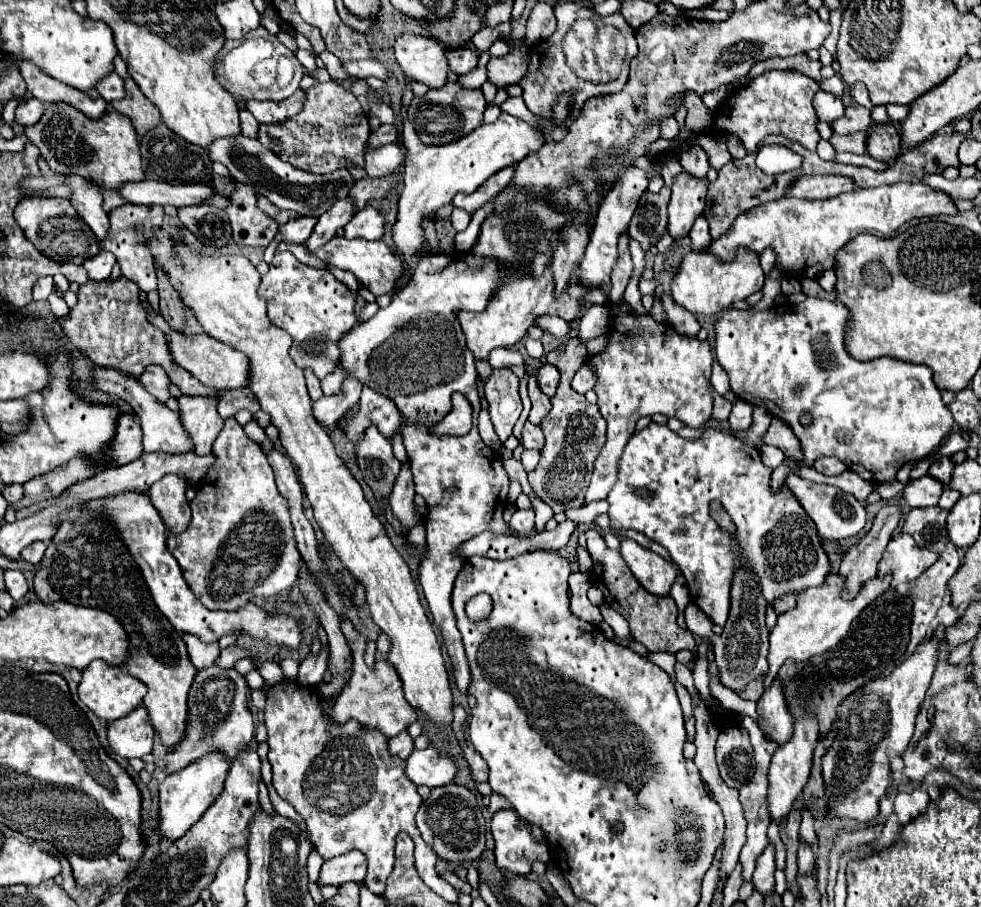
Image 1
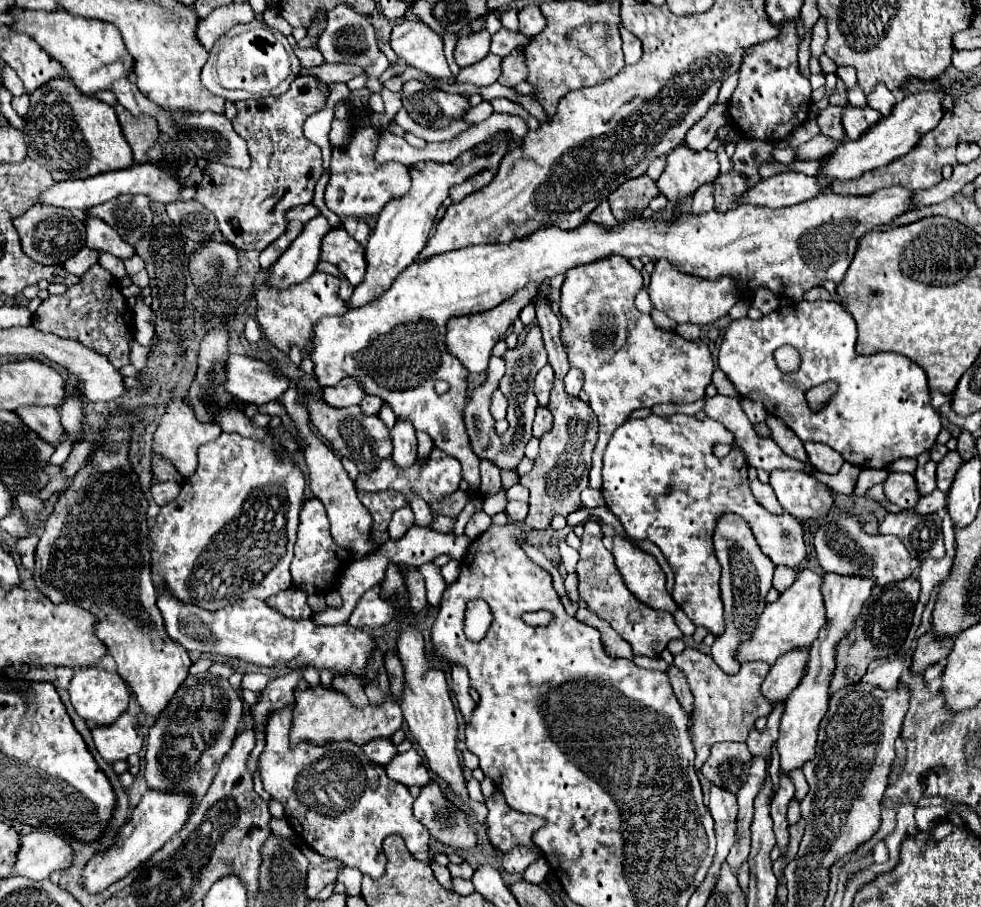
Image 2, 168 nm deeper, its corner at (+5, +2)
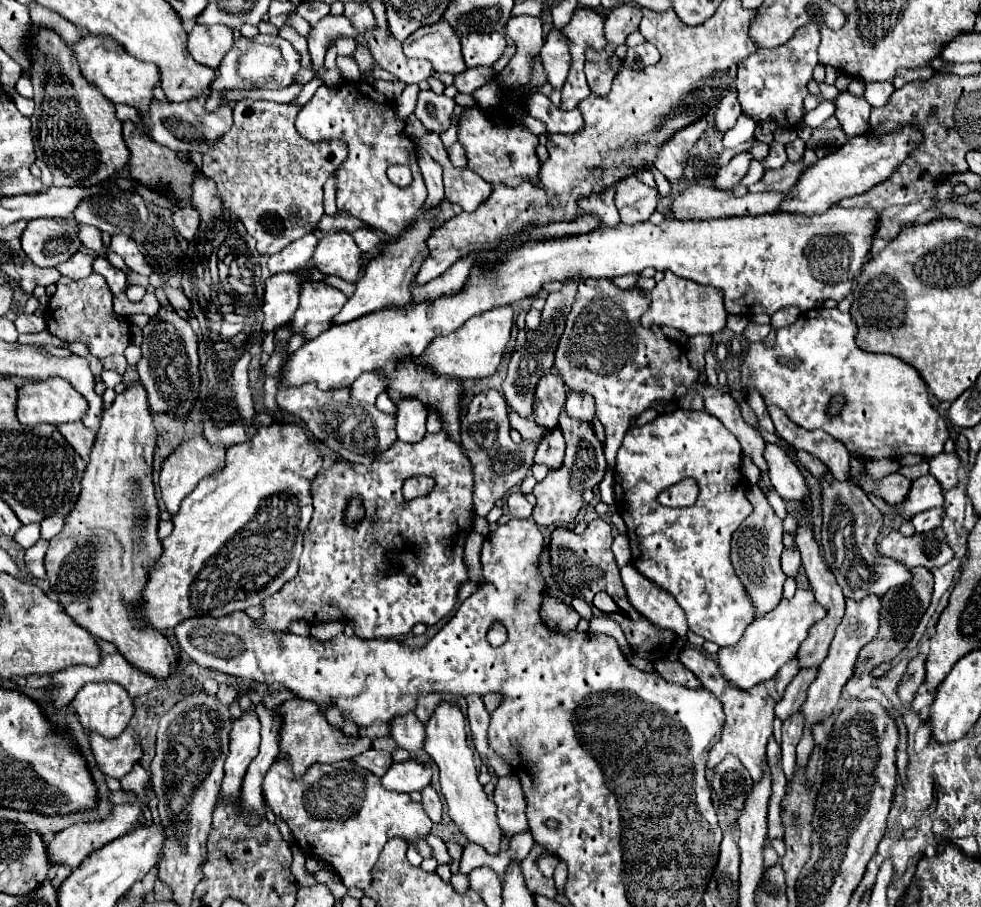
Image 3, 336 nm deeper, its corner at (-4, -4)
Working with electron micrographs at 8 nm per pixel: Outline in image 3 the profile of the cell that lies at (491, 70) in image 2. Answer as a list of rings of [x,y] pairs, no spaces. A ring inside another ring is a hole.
[[[474,67],[474,69],[466,69],[464,73],[460,73],[454,79],[454,87],[460,93],[474,93],[476,89],[492,83],[496,79],[496,71],[488,69],[488,67]]]

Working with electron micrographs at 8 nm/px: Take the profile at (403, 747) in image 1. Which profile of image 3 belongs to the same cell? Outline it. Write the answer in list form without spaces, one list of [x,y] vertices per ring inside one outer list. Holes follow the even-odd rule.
[[[368,749],[366,753],[356,755],[352,761],[354,761],[356,765],[360,765],[360,767],[372,771],[372,773],[378,775],[378,777],[384,775],[384,773],[390,769],[390,765],[394,763],[394,759],[392,759],[390,753],[386,753],[386,751],[376,751],[376,749]]]

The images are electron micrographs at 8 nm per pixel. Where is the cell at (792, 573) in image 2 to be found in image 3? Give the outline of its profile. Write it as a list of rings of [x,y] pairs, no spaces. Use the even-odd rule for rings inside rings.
[[[784,549],[784,553],[782,553],[782,571],[784,571],[788,577],[796,579],[800,567],[802,567],[800,551],[798,551],[798,549]]]

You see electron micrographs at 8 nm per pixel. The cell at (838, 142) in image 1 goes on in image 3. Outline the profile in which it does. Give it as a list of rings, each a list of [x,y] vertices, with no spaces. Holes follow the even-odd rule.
[[[806,149],[804,157],[796,163],[788,161],[784,167],[780,169],[766,169],[764,173],[764,181],[758,181],[756,185],[750,185],[748,191],[790,191],[792,185],[796,185],[796,181],[800,179],[800,175],[814,165],[816,153],[812,153],[810,149]]]

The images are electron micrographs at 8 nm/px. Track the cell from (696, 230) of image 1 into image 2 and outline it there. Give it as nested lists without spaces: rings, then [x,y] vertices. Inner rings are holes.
[[[713,181],[699,187],[699,191],[693,197],[691,209],[693,209],[695,215],[701,215],[701,213],[707,213],[707,211],[713,209]]]

